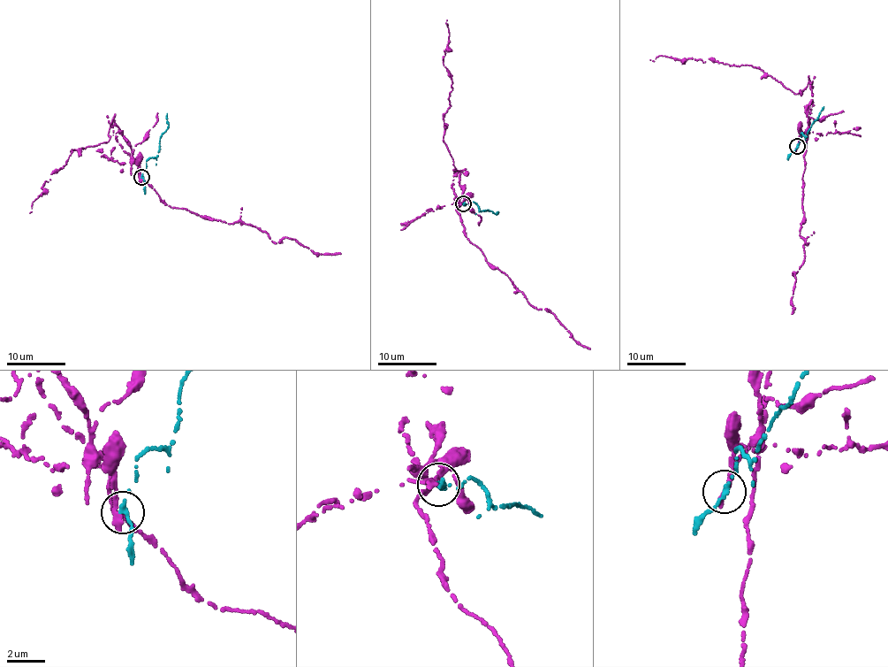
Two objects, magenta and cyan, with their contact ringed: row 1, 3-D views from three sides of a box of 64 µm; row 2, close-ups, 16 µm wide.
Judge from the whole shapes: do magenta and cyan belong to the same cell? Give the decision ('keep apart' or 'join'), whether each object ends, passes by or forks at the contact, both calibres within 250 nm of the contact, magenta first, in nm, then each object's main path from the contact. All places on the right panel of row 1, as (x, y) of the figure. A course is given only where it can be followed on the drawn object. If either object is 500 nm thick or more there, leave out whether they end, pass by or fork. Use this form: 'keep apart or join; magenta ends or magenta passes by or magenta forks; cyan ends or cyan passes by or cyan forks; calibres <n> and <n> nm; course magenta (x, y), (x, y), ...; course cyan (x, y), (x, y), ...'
keep apart; magenta ends; cyan ends; calibres 380 and 320 nm; course magenta (797, 147), (800, 134), (808, 131), (812, 95), (808, 84), (795, 94), (749, 65), (660, 55), (650, 60); course cyan (797, 147), (800, 141), (800, 134), (807, 136), (823, 106)

